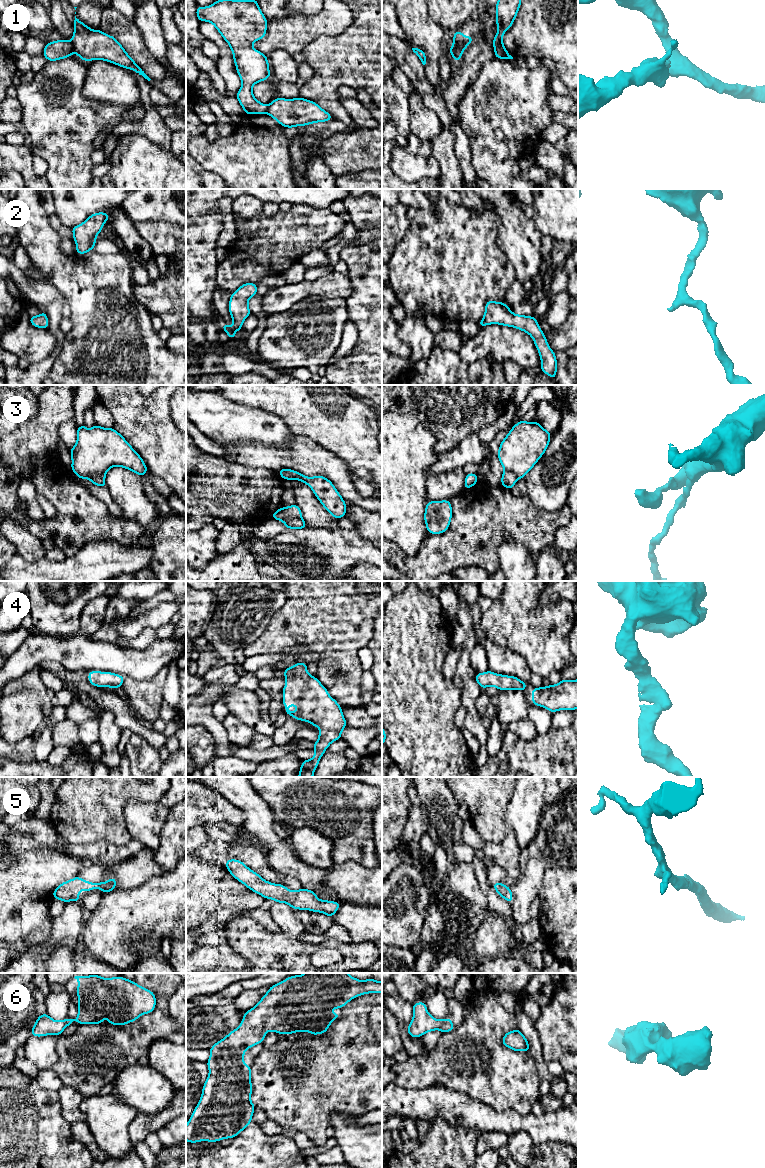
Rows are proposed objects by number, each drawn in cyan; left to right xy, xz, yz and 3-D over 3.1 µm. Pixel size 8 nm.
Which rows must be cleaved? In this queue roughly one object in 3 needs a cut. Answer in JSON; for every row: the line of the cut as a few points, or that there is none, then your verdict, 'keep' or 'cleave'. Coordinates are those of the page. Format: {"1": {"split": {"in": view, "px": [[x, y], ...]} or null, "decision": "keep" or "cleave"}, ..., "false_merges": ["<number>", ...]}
{"1": {"split": {"in": "yz", "px": [[494, 47], [503, 53], [504, 58]]}, "decision": "cleave"}, "2": {"split": null, "decision": "keep"}, "3": {"split": {"in": "xz", "px": [[283, 508], [288, 516], [300, 517]]}, "decision": "cleave"}, "4": {"split": null, "decision": "keep"}, "5": {"split": null, "decision": "keep"}, "6": {"split": null, "decision": "keep"}, "false_merges": ["1", "3"]}

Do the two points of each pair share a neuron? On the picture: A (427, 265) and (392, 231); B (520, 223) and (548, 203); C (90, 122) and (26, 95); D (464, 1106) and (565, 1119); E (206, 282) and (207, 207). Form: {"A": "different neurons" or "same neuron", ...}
{"A": "different neurons", "B": "different neurons", "C": "same neuron", "D": "same neuron", "E": "same neuron"}

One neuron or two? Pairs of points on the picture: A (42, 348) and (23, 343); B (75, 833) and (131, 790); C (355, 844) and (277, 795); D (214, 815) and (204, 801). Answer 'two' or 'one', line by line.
A: one
B: one
C: one
D: two

